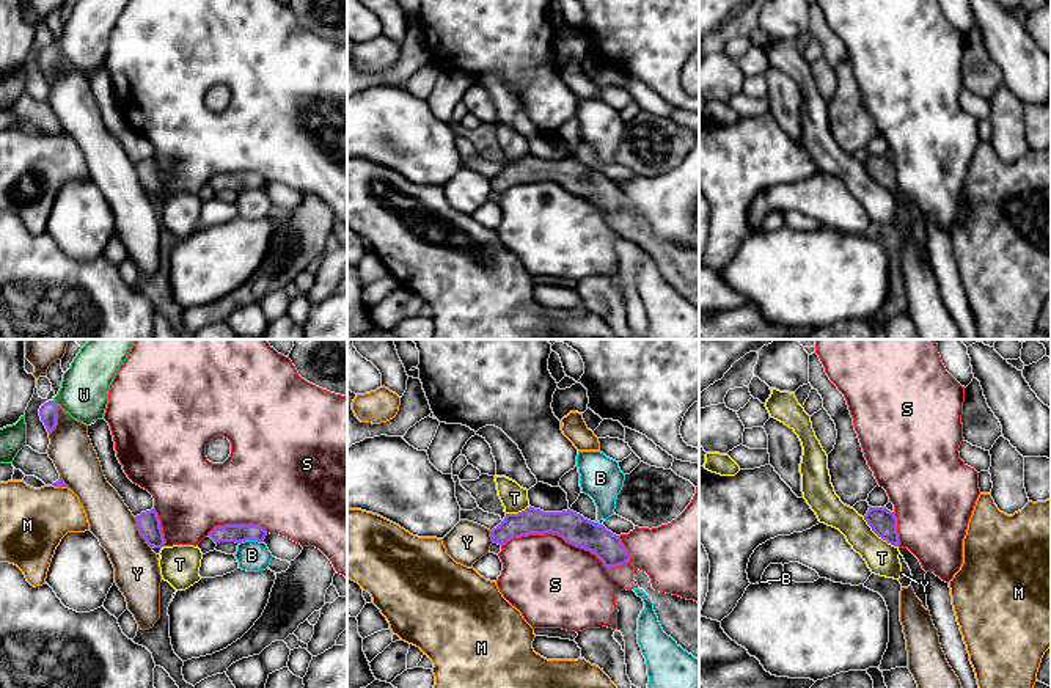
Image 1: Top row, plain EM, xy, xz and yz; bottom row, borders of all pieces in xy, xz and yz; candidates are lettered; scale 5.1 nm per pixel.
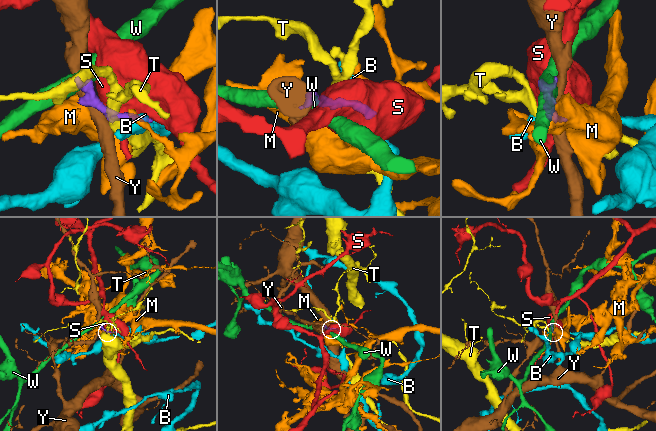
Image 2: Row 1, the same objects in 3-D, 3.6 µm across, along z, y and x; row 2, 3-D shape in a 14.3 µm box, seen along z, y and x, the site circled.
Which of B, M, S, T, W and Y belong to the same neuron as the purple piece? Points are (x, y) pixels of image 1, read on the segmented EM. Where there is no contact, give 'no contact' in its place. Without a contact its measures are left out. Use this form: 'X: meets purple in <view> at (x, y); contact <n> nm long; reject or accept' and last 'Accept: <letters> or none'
B: meets purple in xy at (250, 539); contact 130 nm long; reject
M: meets purple in xy at (60, 486); contact 80 nm long; reject
S: meets purple in xz at (566, 541); contact 650 nm long; reject
T: meets purple in yz at (878, 536); contact 240 nm long; reject
W: meets purple in xy at (54, 402); contact 40 nm long; reject
Y: meets purple in xy at (140, 533); contact 190 nm long; reject
Accept: none

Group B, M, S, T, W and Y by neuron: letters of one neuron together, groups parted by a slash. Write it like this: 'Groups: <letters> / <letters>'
Groups: B / M / S / T / W / Y

